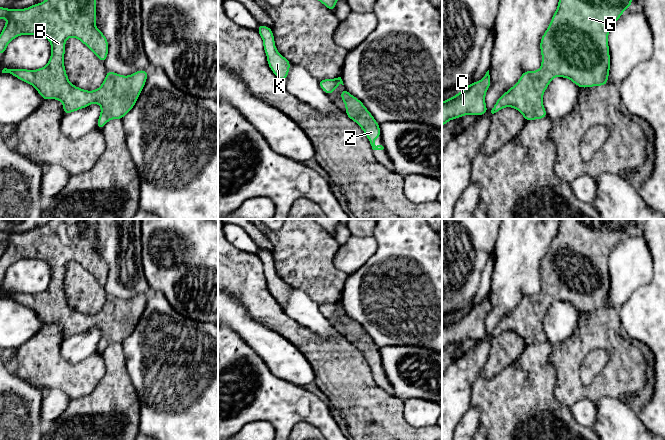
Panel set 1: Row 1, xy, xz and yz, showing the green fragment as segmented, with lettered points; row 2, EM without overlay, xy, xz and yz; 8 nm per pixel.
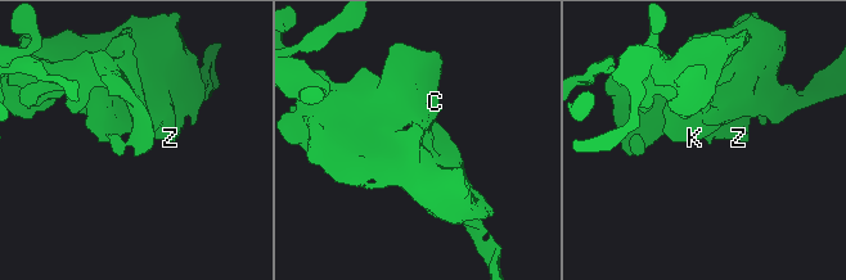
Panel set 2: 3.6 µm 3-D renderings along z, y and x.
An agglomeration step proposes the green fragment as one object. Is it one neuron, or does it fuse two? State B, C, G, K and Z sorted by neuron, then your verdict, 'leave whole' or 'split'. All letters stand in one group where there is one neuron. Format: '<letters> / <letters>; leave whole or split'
B C G K Z; leave whole

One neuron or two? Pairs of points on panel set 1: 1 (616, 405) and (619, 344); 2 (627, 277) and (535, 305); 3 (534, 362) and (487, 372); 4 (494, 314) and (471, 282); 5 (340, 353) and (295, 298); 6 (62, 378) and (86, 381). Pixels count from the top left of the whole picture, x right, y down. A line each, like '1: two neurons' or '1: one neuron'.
1: two neurons
2: two neurons
3: two neurons
4: two neurons
5: two neurons
6: one neuron

